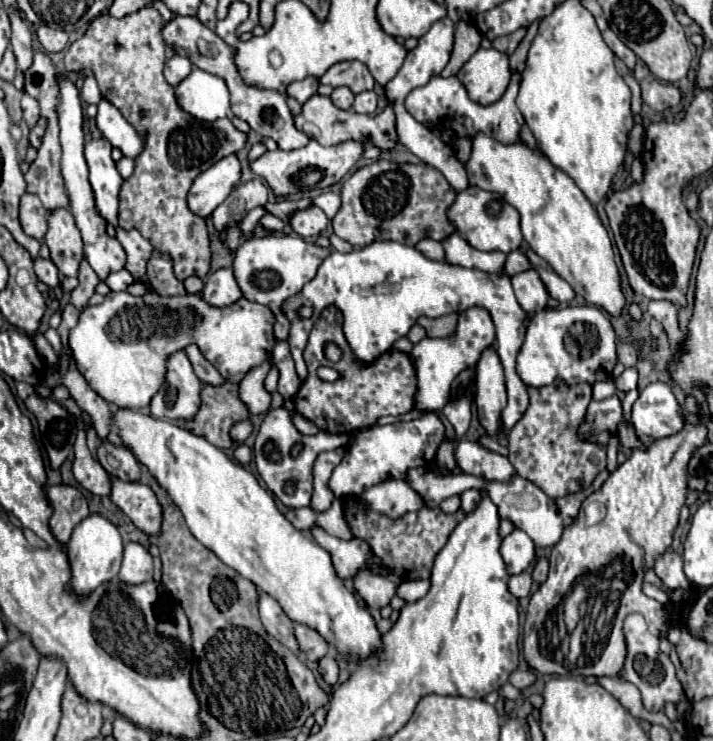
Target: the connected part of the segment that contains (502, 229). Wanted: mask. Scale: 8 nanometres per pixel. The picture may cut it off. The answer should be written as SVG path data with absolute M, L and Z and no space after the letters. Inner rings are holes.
M467 187L465 191L459 191L453 207L449 209L449 219L453 219L457 231L461 231L461 235L465 235L465 239L481 251L511 253L523 245L519 211L505 203L505 199L501 199L497 193L483 191L479 187Z

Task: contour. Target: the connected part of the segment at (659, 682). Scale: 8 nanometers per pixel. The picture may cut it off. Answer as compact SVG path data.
M631 613L625 617L625 643L627 643L627 657L625 657L625 665L619 673L619 679L633 683L641 691L643 707L651 713L663 711L665 703L677 705L683 699L683 687L681 687L679 679L675 677L673 663L659 649L659 637L647 629L647 623L641 613Z

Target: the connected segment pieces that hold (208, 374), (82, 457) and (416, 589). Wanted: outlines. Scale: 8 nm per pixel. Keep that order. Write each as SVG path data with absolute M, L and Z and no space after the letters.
M187 345L185 353L187 353L187 357L195 369L195 375L201 379L201 383L209 383L209 385L223 383L223 377L219 375L219 371L201 355L197 345Z
M72 416L77 425L75 440L75 461L73 461L73 475L75 479L93 495L109 495L109 475L107 471L93 459L86 445L86 431L81 418Z
M421 579L421 581L403 581L397 587L397 595L403 597L407 603L413 603L421 597L425 597L425 593L429 591L429 581Z

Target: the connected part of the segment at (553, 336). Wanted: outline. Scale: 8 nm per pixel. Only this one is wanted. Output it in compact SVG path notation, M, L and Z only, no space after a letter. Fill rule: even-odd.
M599 307L545 309L535 313L527 327L527 337L517 357L517 373L527 387L547 387L557 377L569 385L577 385L579 381L597 383L611 377L617 363L615 351L613 327Z

